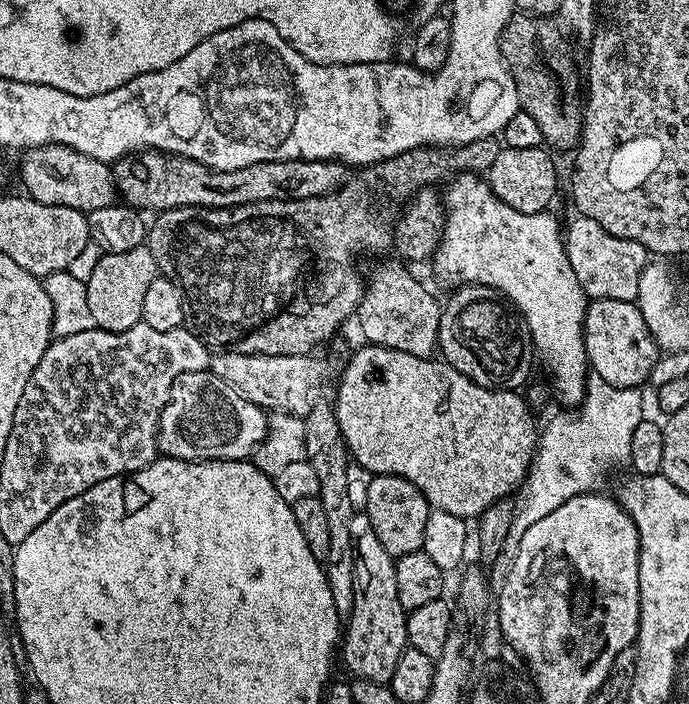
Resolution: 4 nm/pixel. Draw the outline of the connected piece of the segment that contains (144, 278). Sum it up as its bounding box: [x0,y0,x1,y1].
[86,246,158,332]

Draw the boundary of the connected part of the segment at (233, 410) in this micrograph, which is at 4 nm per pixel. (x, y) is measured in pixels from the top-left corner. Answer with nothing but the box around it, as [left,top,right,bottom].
[160,370,270,460]

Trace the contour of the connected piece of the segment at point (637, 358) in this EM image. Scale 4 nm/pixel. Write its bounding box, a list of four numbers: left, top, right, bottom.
[584,300,658,390]

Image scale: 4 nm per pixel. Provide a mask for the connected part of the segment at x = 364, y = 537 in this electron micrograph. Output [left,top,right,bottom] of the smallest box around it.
[342,515,409,685]

